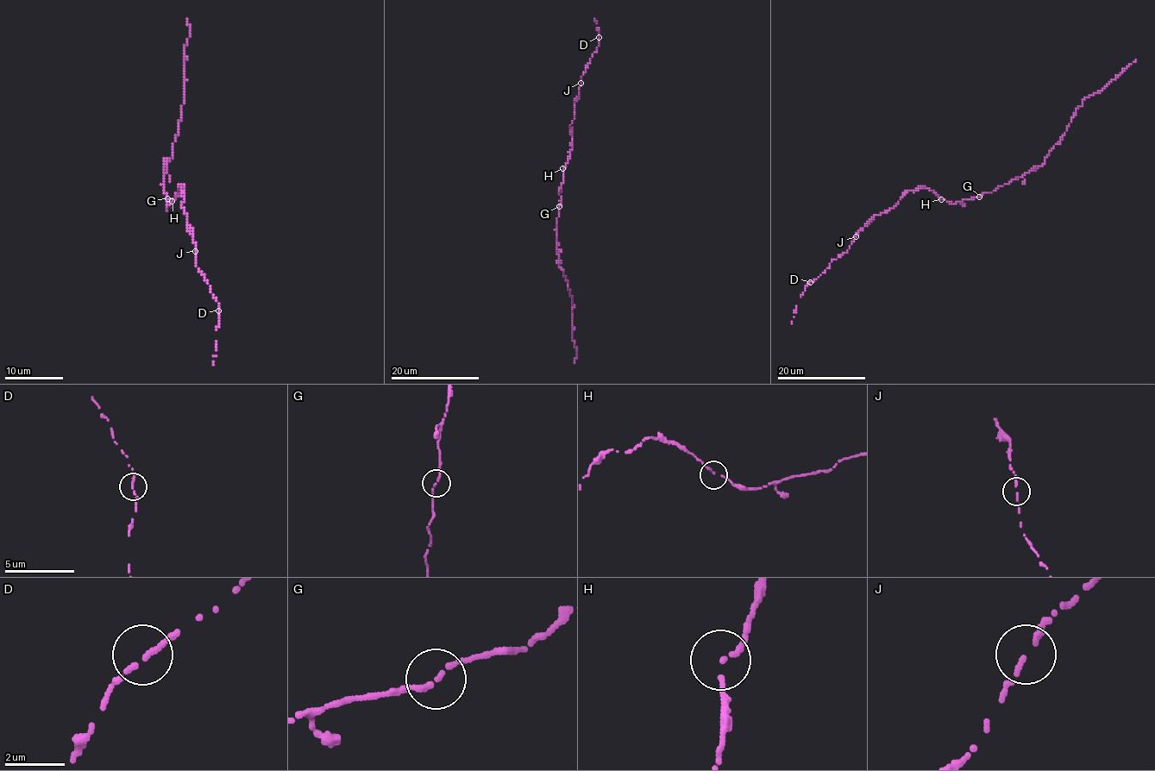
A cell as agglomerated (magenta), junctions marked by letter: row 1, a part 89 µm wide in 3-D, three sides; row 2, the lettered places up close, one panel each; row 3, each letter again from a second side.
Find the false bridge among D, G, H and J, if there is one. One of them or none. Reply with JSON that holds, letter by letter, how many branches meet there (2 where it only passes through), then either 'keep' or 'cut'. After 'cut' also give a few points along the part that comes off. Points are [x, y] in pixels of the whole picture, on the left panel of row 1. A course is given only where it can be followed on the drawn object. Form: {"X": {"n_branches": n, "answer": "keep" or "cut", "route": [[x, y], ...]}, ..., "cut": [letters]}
{"D": {"n_branches": 2, "answer": "keep"}, "G": {"n_branches": 2, "answer": "keep"}, "H": {"n_branches": 2, "answer": "keep"}, "J": {"n_branches": 2, "answer": "keep"}, "cut": []}

